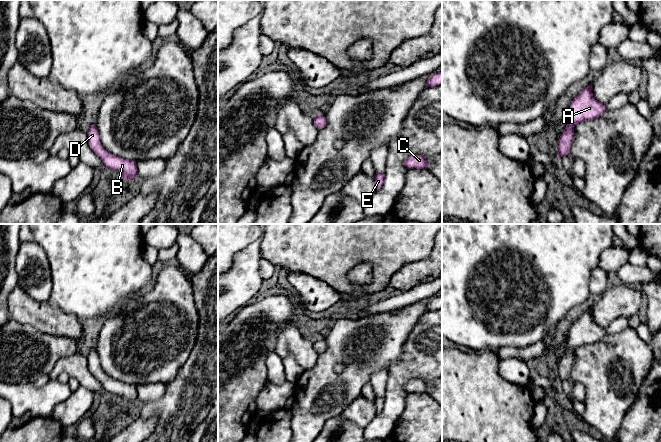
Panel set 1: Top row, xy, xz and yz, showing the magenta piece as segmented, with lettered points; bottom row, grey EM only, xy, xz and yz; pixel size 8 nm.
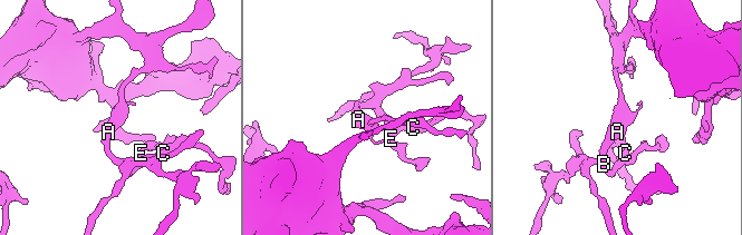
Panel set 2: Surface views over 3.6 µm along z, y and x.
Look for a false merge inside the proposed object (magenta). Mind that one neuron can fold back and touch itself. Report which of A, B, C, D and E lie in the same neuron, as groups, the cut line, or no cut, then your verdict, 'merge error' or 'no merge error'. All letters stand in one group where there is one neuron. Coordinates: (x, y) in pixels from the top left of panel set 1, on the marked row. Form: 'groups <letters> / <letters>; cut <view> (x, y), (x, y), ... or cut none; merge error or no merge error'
groups A B C D E; cut none; no merge error

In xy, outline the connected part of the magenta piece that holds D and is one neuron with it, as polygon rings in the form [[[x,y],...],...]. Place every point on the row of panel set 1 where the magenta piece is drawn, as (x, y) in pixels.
[[[96,124],[91,125],[87,135],[90,148],[107,168],[119,172],[126,181],[130,181],[138,175],[136,161],[115,156],[102,147]]]

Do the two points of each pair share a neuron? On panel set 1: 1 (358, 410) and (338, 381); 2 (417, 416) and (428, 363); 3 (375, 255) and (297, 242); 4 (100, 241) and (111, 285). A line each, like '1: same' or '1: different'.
1: different
2: different
3: same
4: same

